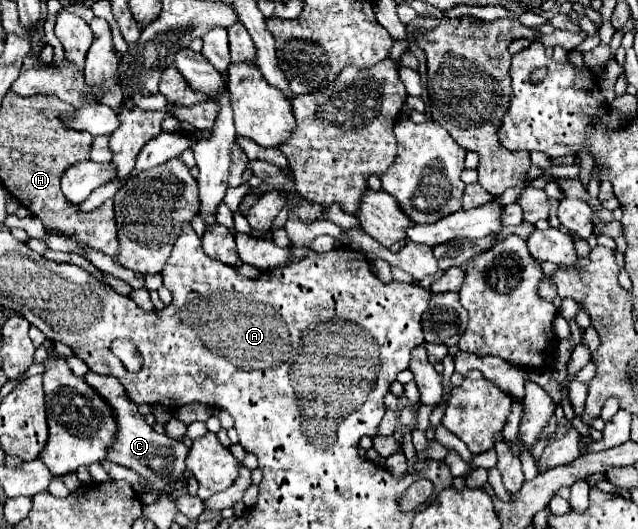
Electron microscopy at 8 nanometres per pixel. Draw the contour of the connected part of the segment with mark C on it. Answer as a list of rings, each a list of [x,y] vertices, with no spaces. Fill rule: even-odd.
[[[88,371],[84,375],[84,381],[106,401],[110,403],[110,407],[114,409],[114,417],[118,421],[118,437],[114,437],[114,445],[110,445],[110,453],[106,453],[106,459],[116,463],[116,465],[122,465],[122,467],[128,467],[136,473],[140,473],[148,485],[160,493],[168,493],[176,487],[176,463],[178,459],[186,459],[188,455],[188,447],[182,443],[182,441],[176,441],[168,435],[160,435],[156,433],[146,421],[144,417],[136,411],[136,405],[126,397],[126,391],[122,389],[120,381],[112,375],[98,375],[98,373],[92,373]]]

